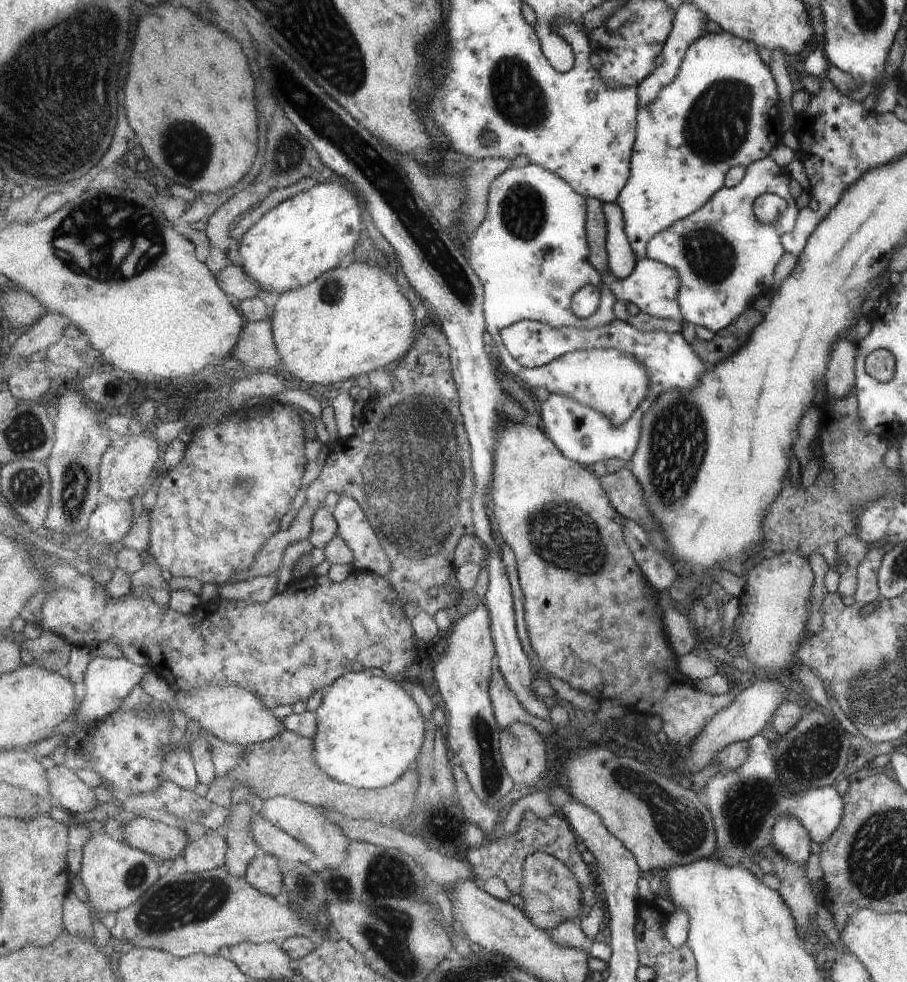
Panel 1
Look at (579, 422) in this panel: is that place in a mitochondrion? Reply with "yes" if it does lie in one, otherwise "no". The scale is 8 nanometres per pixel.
no

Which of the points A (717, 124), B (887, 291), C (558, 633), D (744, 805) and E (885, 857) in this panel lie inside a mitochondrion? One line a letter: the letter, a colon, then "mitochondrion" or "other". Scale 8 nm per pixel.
A: mitochondrion
B: other
C: other
D: mitochondrion
E: mitochondrion

